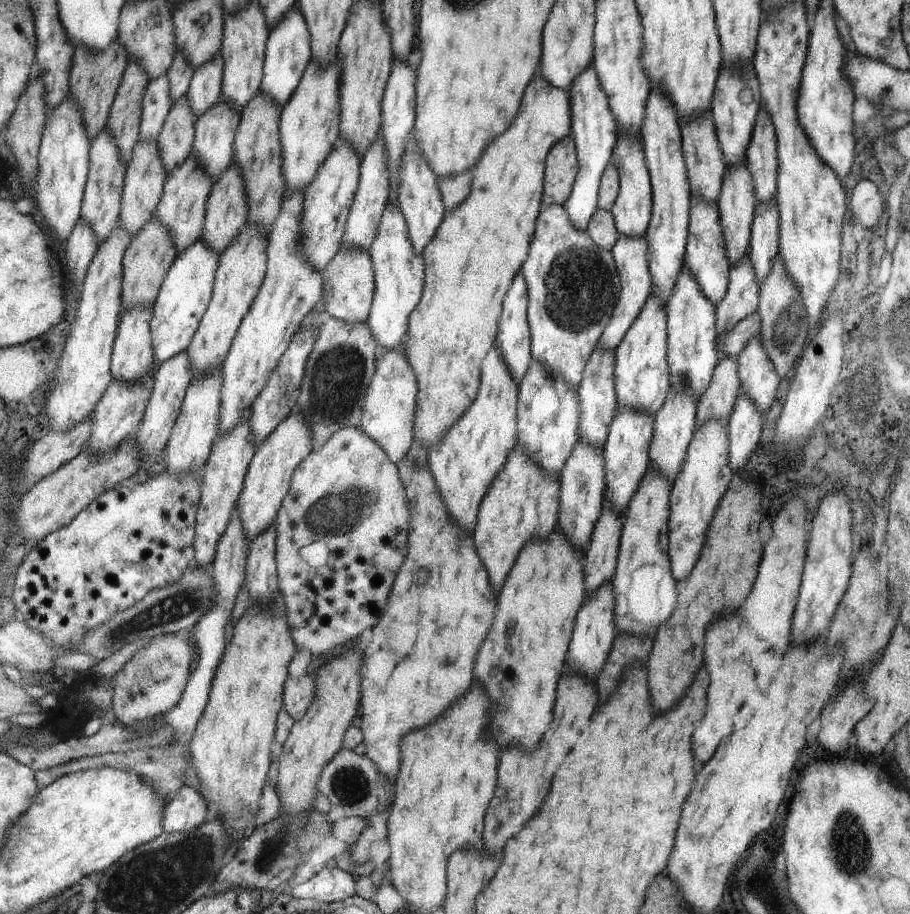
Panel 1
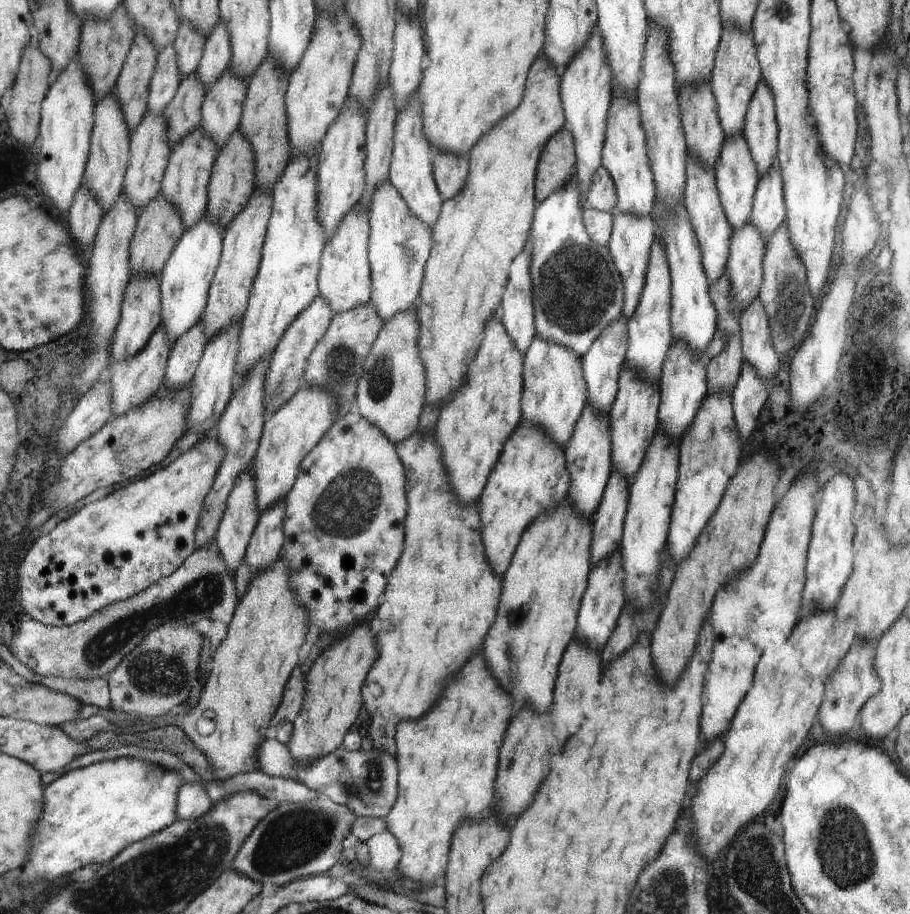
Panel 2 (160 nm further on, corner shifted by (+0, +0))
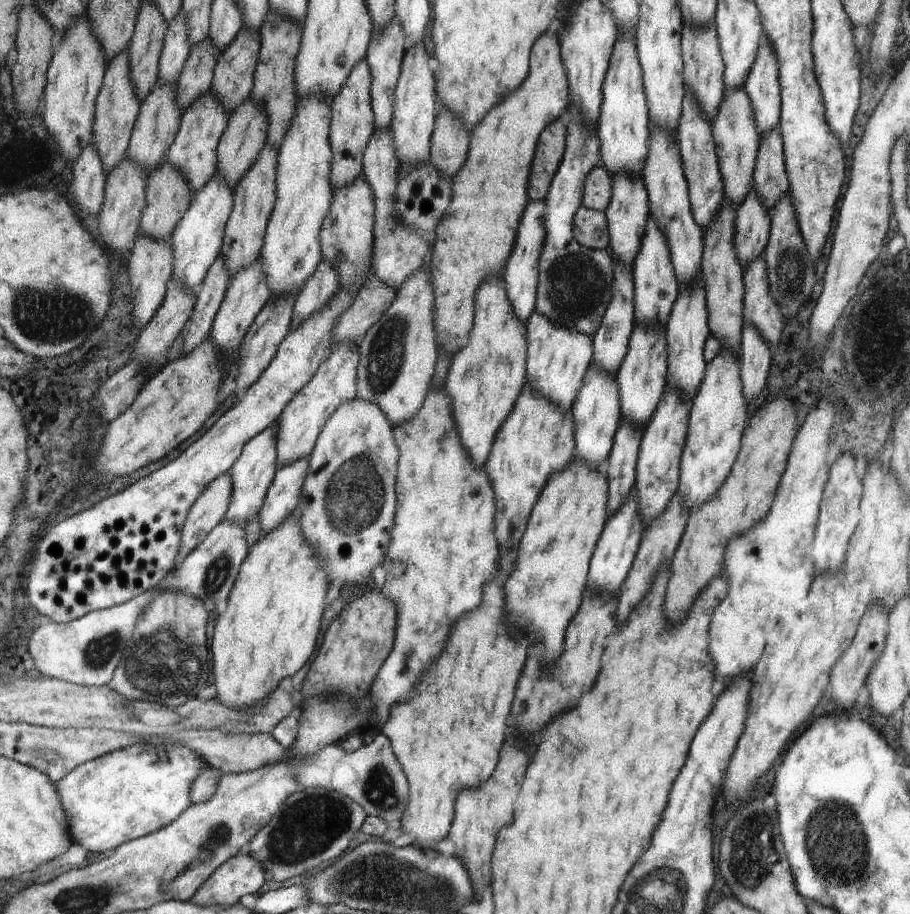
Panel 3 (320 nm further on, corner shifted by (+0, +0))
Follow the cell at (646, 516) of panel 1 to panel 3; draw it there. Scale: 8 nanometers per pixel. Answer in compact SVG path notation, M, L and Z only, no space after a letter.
M676 387L666 388L666 400L658 405L658 412L653 414L646 426L639 446L634 491L639 496L639 507L643 521L648 524L661 515L668 507L669 500L677 494L680 486L680 464L685 444L688 440L689 416L693 399L687 397Z

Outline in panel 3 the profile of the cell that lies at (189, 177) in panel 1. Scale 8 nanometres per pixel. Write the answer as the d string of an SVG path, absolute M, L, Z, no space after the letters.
M206 91L199 99L190 103L181 116L180 130L168 150L168 160L171 165L181 170L187 178L194 194L213 178L218 167L218 148L220 148L221 136L228 130L229 112L220 99L214 93Z

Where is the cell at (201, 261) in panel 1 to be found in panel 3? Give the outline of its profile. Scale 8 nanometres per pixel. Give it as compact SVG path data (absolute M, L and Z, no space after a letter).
M215 172L213 178L194 194L192 206L186 210L184 218L172 232L175 258L173 277L193 291L204 282L210 266L221 254L225 226L233 212L234 193L231 184L220 173Z

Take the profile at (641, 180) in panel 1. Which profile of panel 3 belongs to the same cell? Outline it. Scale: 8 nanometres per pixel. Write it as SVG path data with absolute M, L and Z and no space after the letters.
M624 33L618 39L613 48L612 58L609 60L609 70L603 80L603 102L601 104L601 114L596 122L597 135L601 140L602 162L611 176L624 173L625 175L641 176L645 160L648 158L649 138L648 138L648 107L646 106L646 92L643 85L643 70L637 52L636 33Z

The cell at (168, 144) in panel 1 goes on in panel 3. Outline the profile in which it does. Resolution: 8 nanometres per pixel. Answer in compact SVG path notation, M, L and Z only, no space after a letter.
M209 36L191 48L176 80L175 91L182 114L190 108L191 102L211 90L213 70L220 53L220 49L210 42Z

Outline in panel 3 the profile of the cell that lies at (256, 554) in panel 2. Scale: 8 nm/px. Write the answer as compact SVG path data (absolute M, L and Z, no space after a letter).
M304 455L294 462L278 466L275 470L258 514L259 523L265 533L297 511L308 465L309 456Z

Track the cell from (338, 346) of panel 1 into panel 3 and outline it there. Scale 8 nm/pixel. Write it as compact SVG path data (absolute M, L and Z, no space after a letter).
M370 274L363 284L355 302L339 317L333 331L332 348L345 340L358 344L358 340L366 336L369 328L389 310L397 296L397 290L392 285L386 284L374 274Z

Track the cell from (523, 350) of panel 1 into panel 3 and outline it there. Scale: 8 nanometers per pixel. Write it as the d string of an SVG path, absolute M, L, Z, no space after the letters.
M545 199L530 201L530 208L526 208L526 216L522 218L522 224L518 226L518 240L514 244L514 256L510 256L510 264L506 264L506 288L510 288L510 300L514 300L514 312L524 321L535 310L537 297L537 284L539 277L539 260L543 251L543 244L547 236L545 229L545 212L547 204Z

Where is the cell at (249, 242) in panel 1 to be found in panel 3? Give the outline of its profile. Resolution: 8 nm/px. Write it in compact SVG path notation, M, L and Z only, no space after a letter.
M266 143L253 166L235 184L233 212L225 226L224 246L221 250L221 255L229 266L231 278L242 267L252 264L261 256L265 230L276 208L279 154L280 150Z

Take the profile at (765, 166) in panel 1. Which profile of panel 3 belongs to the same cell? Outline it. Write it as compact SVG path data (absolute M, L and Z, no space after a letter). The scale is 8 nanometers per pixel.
M762 35L754 64L749 68L743 88L754 106L755 123L760 125L763 136L779 124L781 90L779 62L770 42Z

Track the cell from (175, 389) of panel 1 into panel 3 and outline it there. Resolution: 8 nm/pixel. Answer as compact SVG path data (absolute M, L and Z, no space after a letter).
M220 254L210 266L204 282L196 288L196 308L182 332L184 354L195 349L206 337L210 337L214 317L224 300L230 281L229 266Z

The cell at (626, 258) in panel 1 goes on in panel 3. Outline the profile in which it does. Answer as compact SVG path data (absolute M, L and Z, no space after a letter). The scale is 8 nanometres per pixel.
M620 173L612 176L612 179L612 199L609 202L609 207L604 210L608 217L609 248L627 267L631 268L634 264L633 260L638 254L646 223L652 215L649 193L641 176Z

